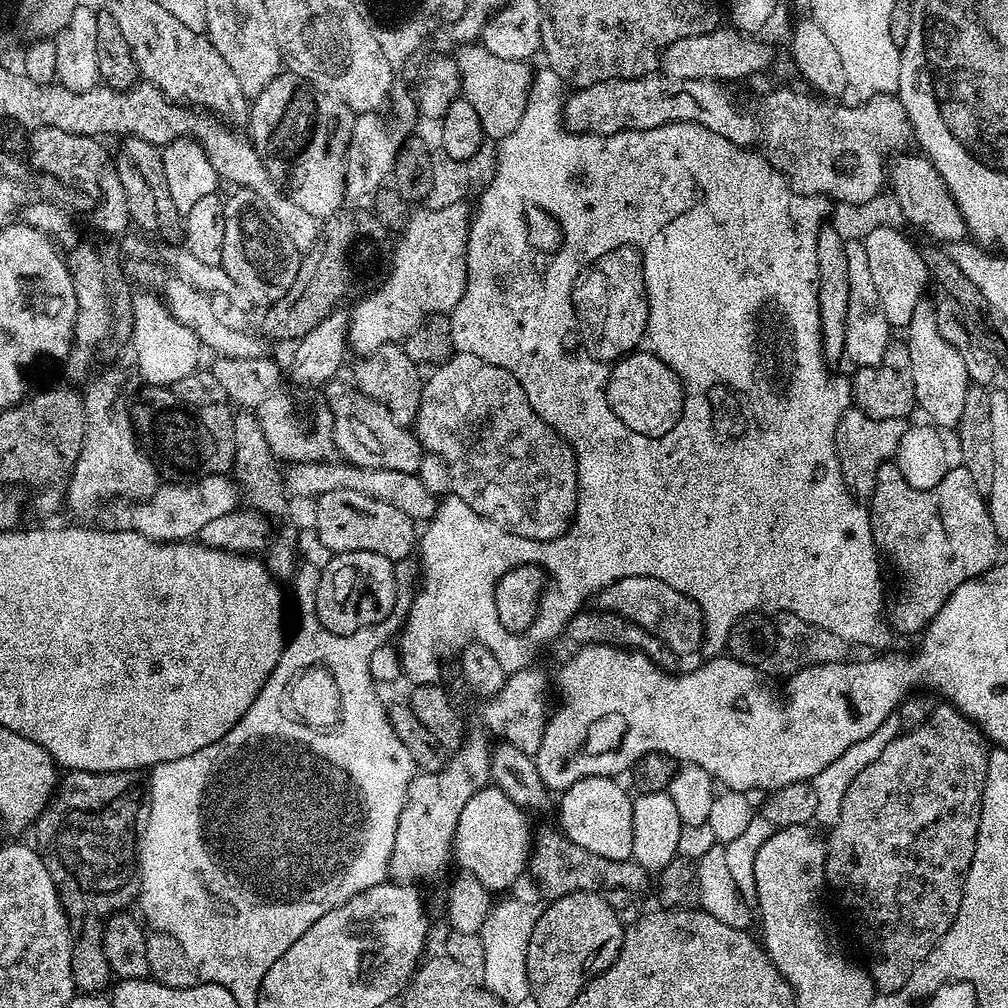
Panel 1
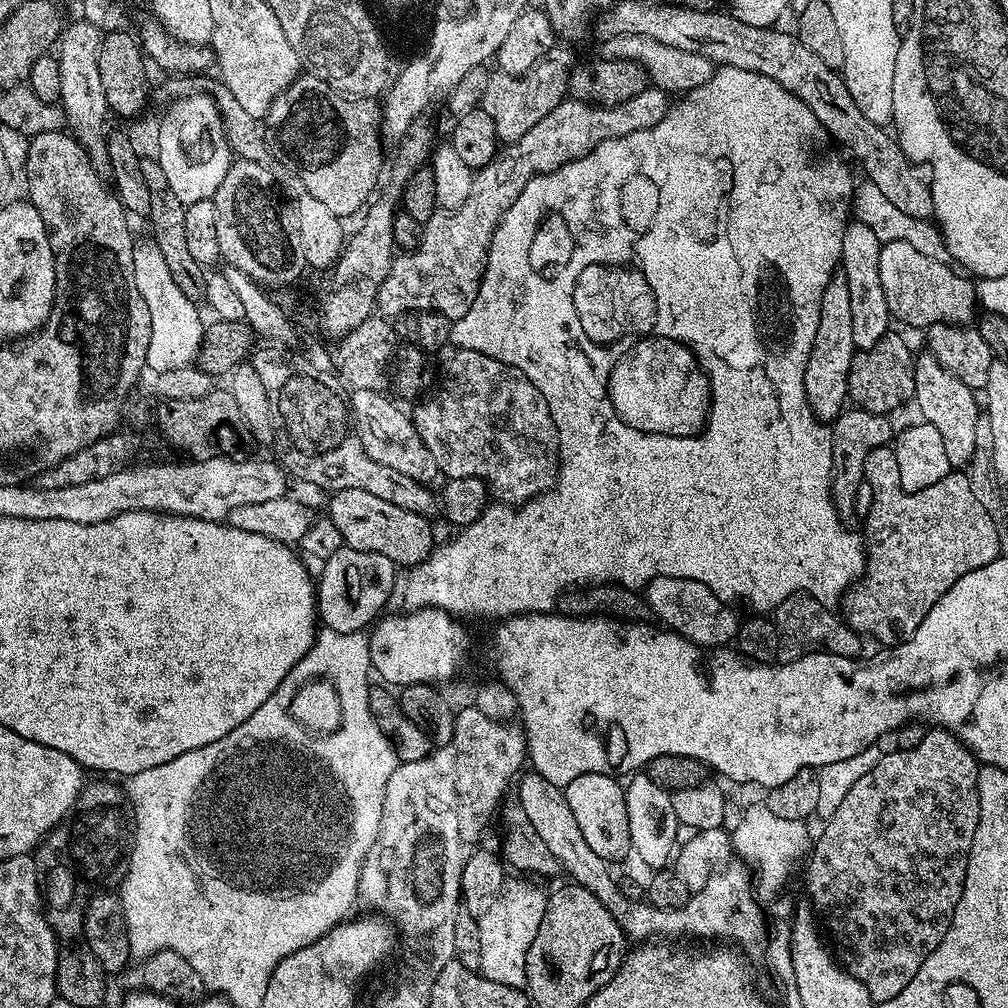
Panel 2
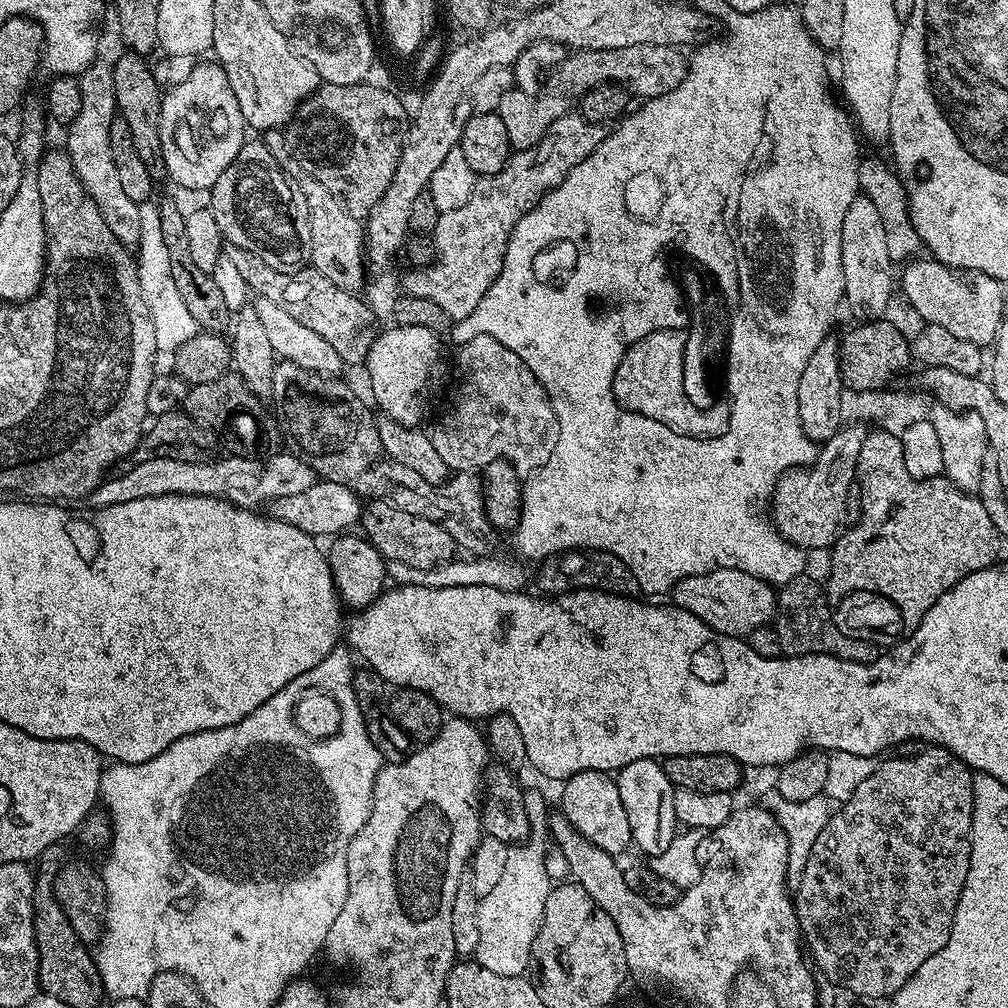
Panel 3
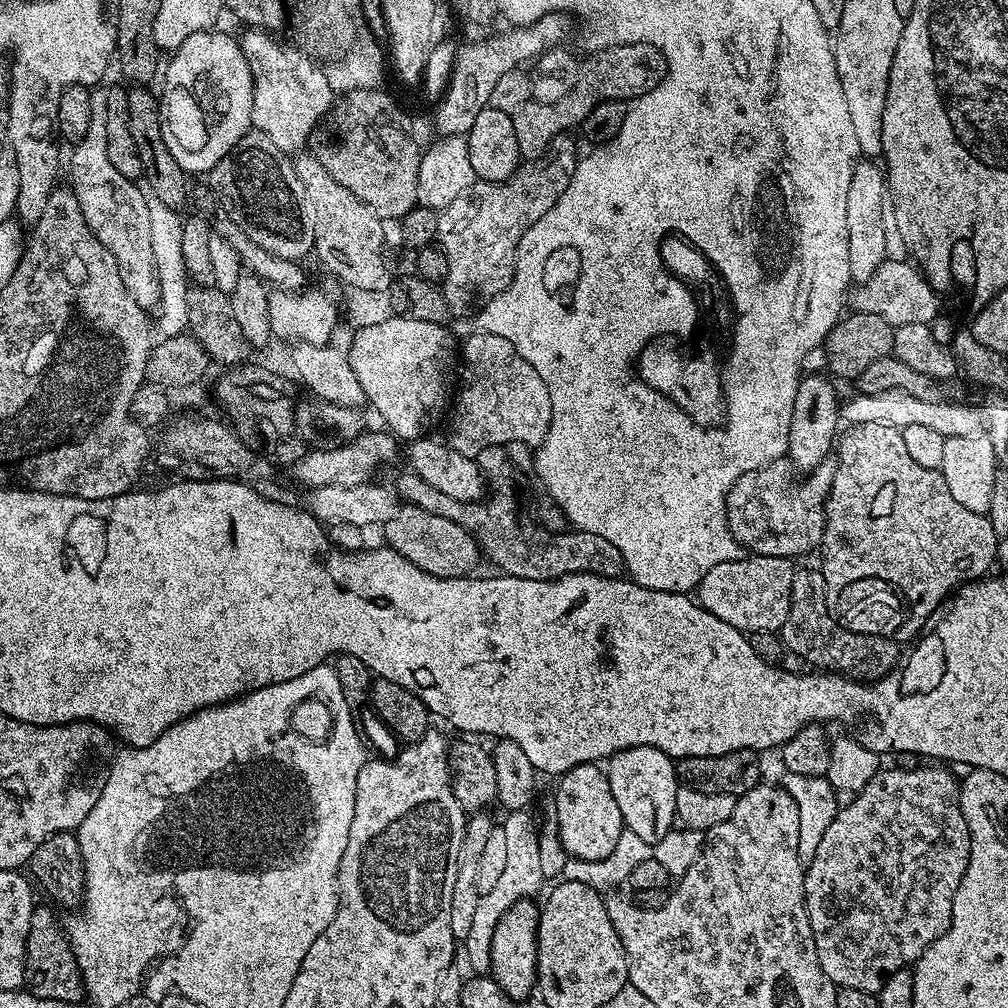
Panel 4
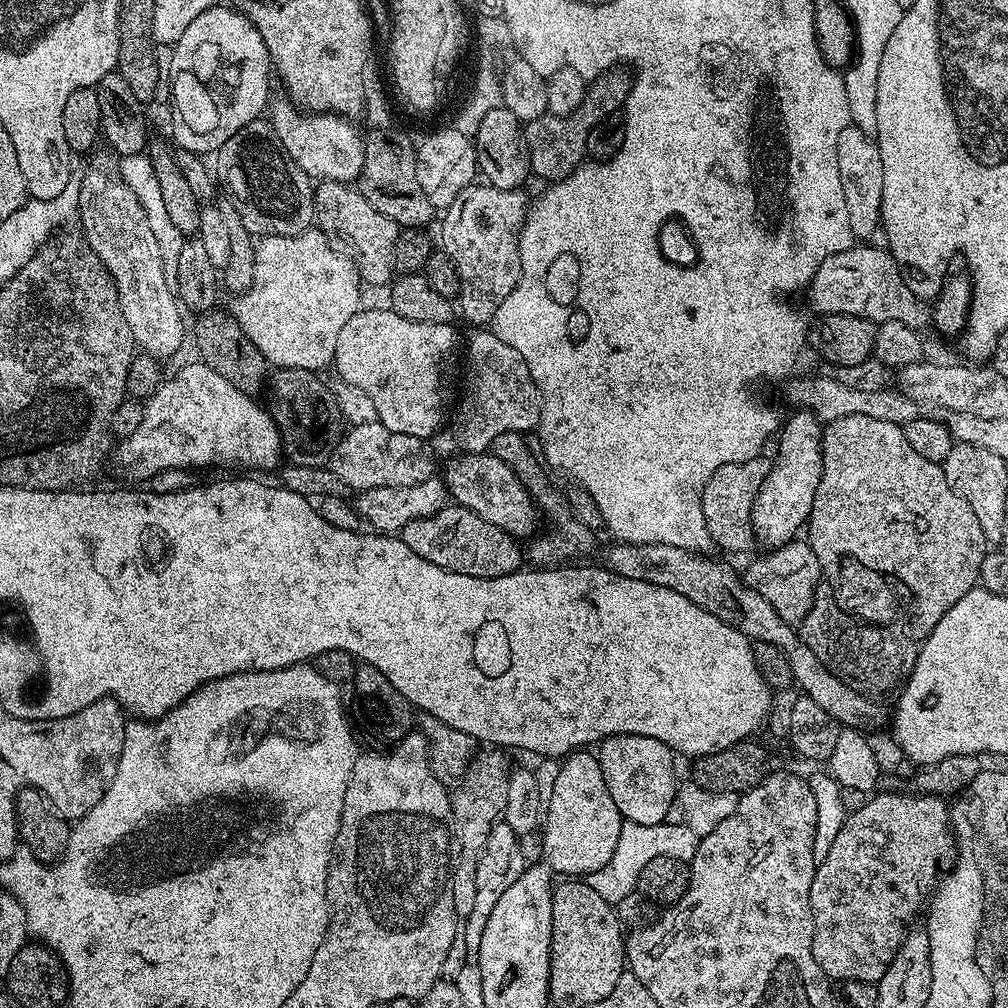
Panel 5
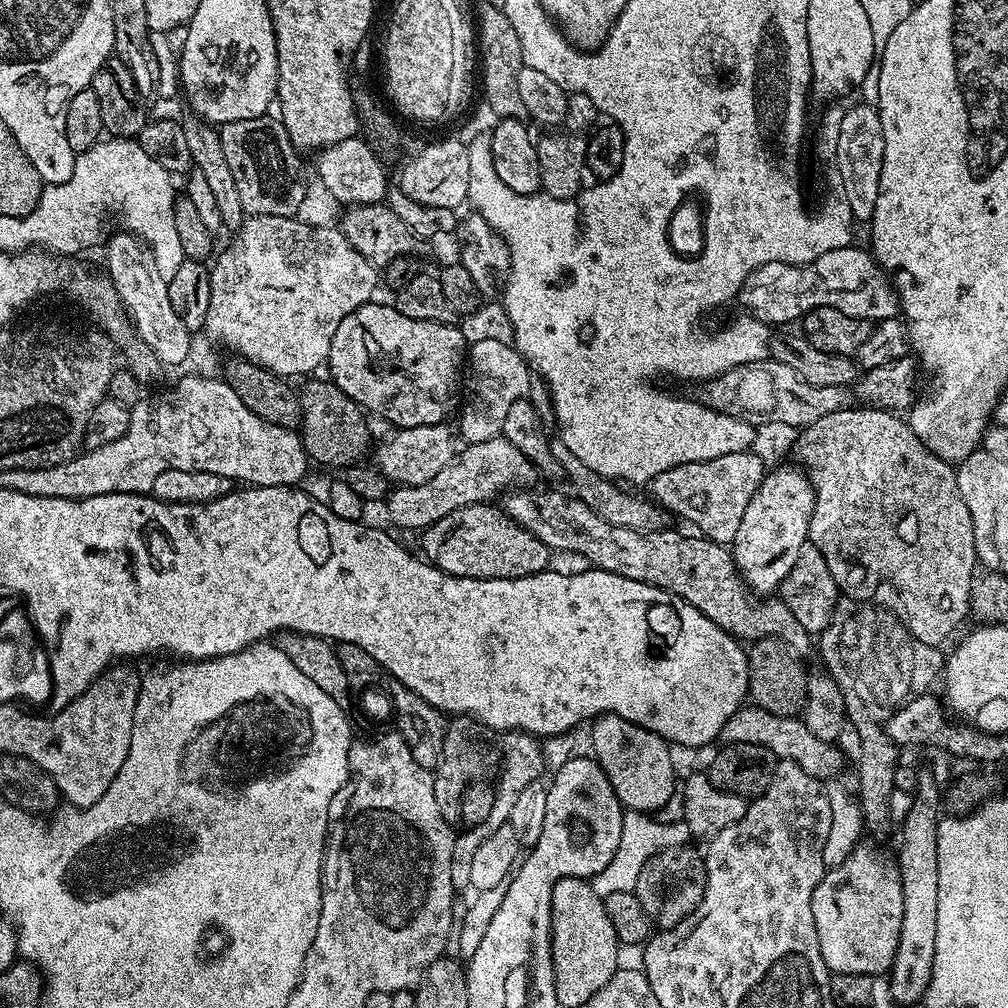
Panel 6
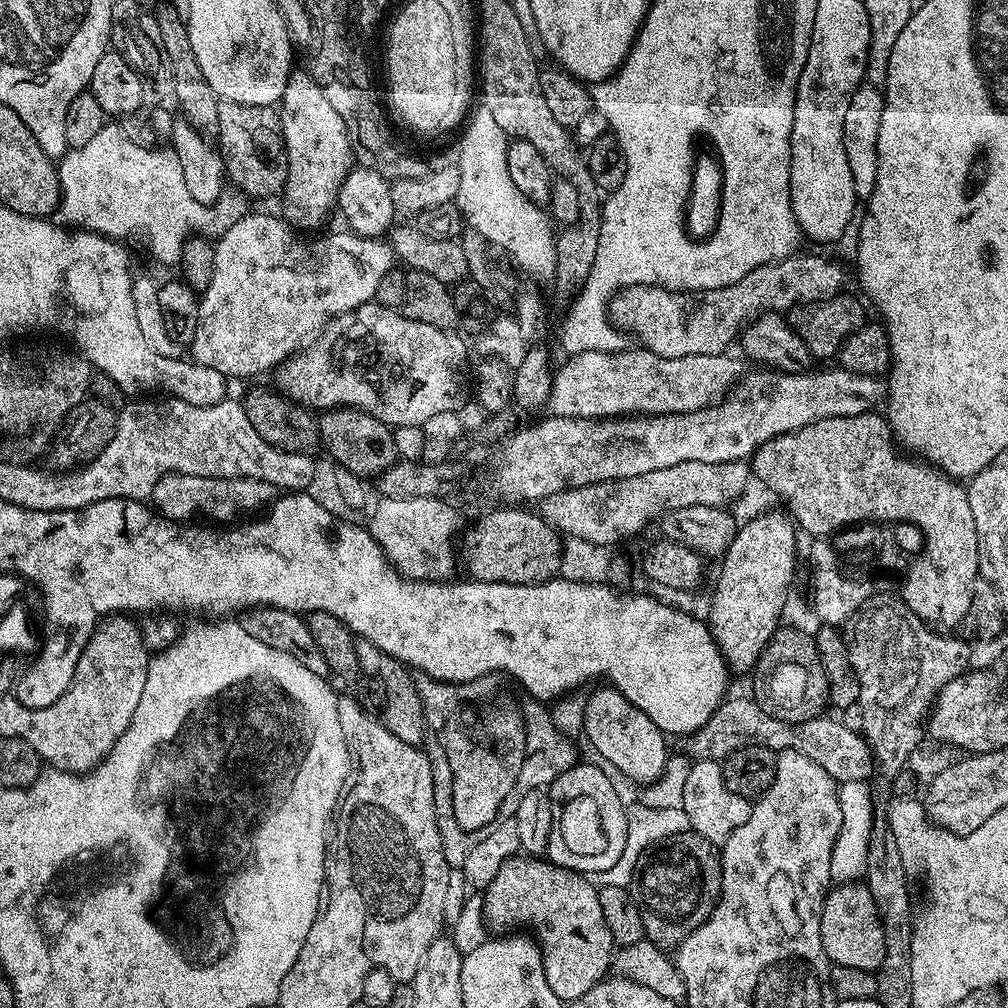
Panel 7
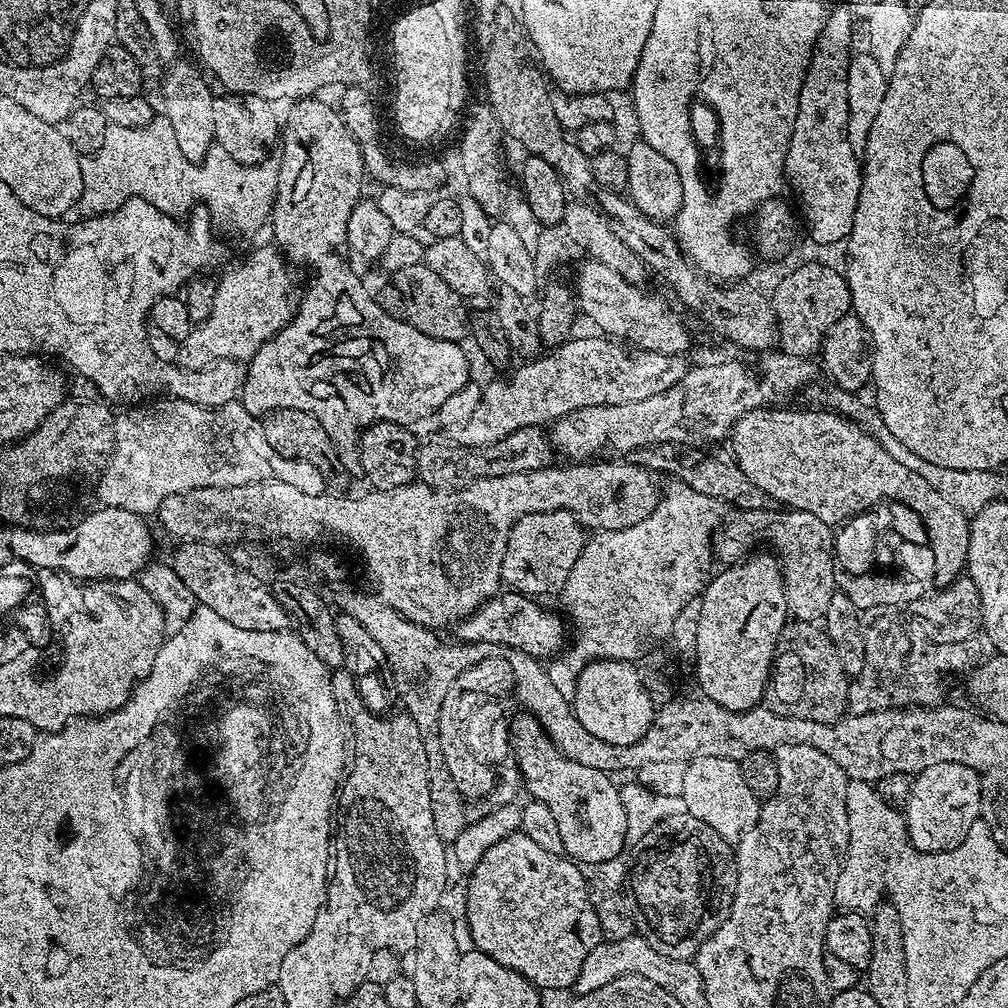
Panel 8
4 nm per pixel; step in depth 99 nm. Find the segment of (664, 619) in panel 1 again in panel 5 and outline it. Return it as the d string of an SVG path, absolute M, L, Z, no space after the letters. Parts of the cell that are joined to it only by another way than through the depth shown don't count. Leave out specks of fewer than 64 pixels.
M797 538L790 544L769 551L768 556L761 560L756 560L746 572L746 583L749 588L753 588L774 610L778 610L780 617L786 623L793 626L799 625L808 616L808 611L812 608L812 603L816 601L818 589L822 584L822 573L820 563L814 554L814 550L808 544L807 539Z

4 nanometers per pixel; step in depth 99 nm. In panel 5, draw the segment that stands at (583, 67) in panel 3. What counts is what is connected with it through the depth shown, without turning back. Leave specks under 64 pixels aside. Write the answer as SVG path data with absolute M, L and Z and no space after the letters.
M616 66L595 77L587 85L582 106L578 106L578 110L565 116L545 114L524 124L524 137L528 143L533 177L541 176L542 179L549 180L548 182L564 180L574 169L585 163L590 130L594 130L596 125L608 119L610 114L619 113L628 101L634 76L631 71L624 71L628 70Z

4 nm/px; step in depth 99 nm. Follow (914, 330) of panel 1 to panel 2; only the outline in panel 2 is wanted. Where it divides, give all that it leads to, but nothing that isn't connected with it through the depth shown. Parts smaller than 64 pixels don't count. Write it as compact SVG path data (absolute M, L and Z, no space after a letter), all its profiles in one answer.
M931 354L917 355L916 373L914 382L916 383L916 394L914 404L920 407L923 423L934 426L942 438L942 443L946 449L946 458L950 458L953 469L964 470L972 462L974 446L974 430L976 421L981 419L982 408L978 403L978 396L973 389L966 386L953 372L946 370L931 356Z

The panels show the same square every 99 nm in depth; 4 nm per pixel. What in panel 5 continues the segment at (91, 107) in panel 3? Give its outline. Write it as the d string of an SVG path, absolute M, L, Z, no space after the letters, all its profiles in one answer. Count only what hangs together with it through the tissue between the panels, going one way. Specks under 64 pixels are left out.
M104 156L94 157L92 169L80 180L78 220L79 216L84 241L114 278L122 318L130 326L137 349L157 358L174 355L184 344L184 320L180 317L182 308L173 285L166 282L162 250L158 250L142 202L138 202L134 190L121 178L117 165Z

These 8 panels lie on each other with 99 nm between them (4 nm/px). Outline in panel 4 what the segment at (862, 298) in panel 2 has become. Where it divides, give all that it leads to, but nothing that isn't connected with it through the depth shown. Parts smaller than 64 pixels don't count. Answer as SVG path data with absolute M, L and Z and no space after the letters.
M860 158L852 165L850 191L846 197L846 234L848 235L848 249L852 259L852 270L857 277L871 277L878 265L888 259L886 254L886 197L889 195L886 183L886 172L879 163L872 158Z

